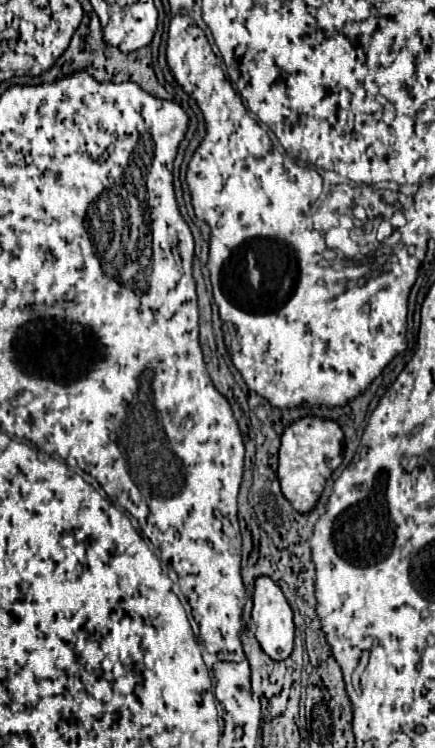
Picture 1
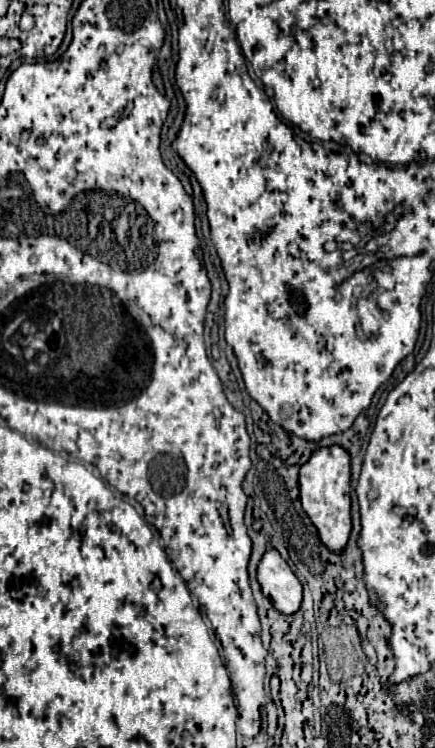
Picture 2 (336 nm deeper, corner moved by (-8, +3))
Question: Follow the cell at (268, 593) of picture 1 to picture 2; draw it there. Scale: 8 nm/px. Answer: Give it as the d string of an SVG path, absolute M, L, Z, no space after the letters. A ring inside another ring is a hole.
M269 549L259 567L257 579L261 583L263 593L271 599L275 609L285 615L291 615L301 605L301 583L287 565L287 561L277 553L277 549Z

